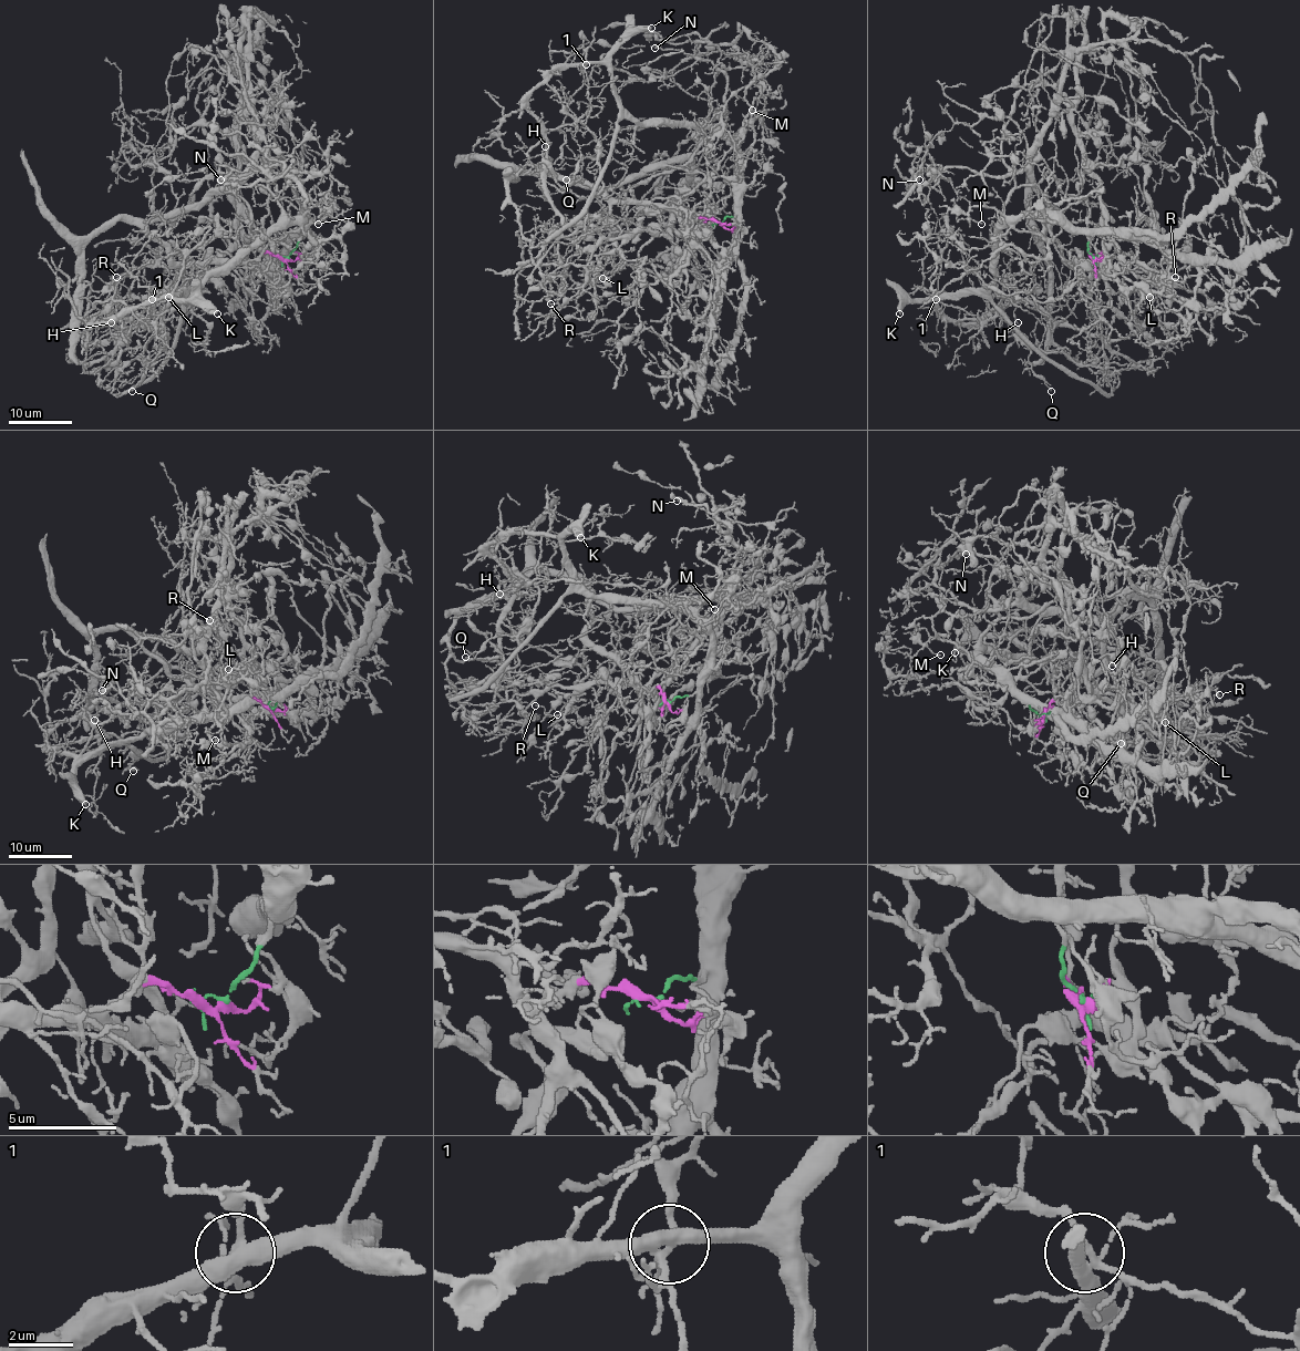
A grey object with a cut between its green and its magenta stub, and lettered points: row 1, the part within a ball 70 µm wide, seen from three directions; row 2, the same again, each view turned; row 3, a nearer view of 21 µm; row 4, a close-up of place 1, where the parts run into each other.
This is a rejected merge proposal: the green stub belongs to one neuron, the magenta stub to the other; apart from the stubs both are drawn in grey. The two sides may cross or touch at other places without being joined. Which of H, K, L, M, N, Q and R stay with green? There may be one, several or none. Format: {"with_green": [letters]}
{"with_green": ["H", "K", "M", "Q"]}

